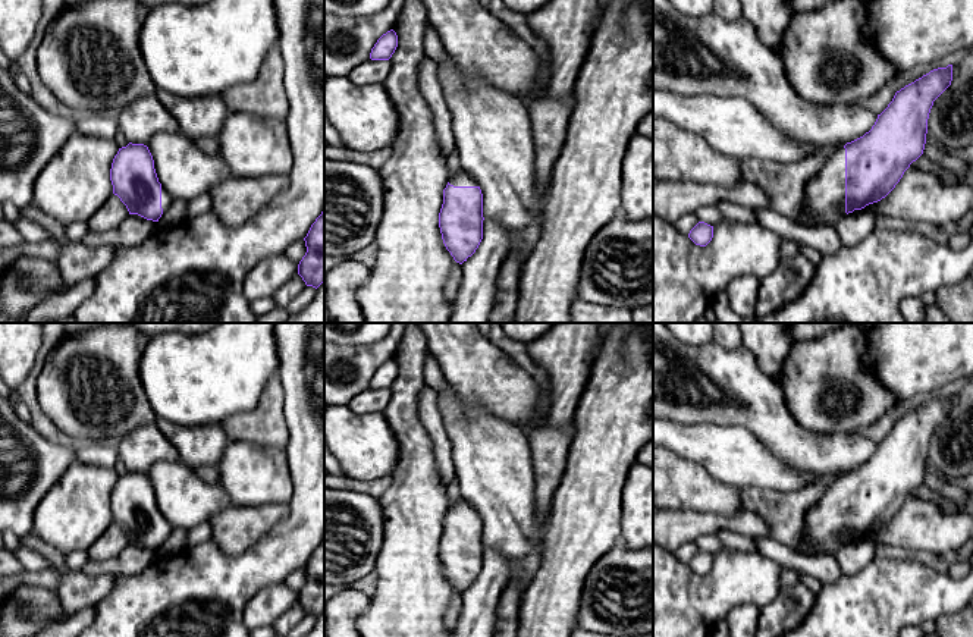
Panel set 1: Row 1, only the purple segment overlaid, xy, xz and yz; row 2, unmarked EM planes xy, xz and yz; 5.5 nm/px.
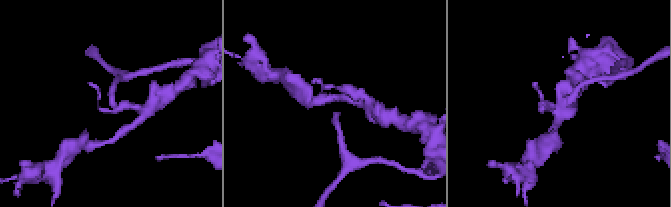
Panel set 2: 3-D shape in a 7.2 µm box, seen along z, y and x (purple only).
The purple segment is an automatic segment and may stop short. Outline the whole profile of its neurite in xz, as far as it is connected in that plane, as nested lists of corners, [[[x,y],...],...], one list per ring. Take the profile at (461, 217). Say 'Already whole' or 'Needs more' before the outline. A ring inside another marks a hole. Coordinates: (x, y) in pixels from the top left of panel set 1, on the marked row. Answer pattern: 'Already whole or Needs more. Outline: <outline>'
Needs more. Outline: [[[464,170],[449,179],[443,189],[439,228],[443,244],[459,264],[467,261],[483,239],[483,194]]]

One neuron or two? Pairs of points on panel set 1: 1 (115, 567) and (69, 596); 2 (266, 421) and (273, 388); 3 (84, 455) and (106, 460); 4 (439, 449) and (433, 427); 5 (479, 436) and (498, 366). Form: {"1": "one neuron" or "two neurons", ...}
{"1": "two neurons", "2": "one neuron", "3": "one neuron", "4": "one neuron", "5": "two neurons"}

